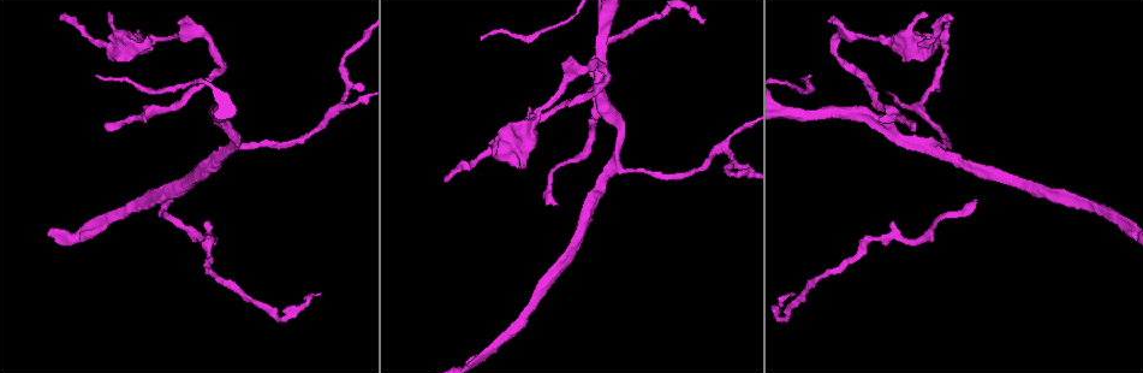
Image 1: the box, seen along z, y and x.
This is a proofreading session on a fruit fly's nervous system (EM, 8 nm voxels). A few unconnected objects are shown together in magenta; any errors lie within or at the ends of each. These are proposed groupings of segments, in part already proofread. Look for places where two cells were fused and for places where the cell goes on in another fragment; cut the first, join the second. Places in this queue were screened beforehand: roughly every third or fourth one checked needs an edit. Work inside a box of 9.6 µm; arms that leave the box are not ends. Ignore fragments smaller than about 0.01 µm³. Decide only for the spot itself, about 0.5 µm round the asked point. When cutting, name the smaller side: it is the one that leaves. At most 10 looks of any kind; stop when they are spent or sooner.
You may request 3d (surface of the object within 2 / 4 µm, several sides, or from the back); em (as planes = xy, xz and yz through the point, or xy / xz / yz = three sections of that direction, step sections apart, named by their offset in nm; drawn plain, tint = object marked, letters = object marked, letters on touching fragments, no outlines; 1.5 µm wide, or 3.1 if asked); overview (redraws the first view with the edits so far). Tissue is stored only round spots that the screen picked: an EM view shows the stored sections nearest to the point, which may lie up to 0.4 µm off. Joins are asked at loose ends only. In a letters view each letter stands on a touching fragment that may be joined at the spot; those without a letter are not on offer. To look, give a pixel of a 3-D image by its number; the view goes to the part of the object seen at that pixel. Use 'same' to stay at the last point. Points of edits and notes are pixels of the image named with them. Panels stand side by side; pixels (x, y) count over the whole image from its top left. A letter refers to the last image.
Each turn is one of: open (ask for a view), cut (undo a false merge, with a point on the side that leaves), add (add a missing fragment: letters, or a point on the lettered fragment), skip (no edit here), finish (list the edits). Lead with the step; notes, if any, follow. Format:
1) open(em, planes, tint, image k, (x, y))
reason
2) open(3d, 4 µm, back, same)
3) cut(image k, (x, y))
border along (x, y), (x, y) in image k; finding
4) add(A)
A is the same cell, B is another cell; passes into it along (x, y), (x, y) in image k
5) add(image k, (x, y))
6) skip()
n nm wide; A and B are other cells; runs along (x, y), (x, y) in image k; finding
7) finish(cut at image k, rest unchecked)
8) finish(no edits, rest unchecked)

open(em, yz, step 8, tint, image 1, (614, 167))
three-way junction

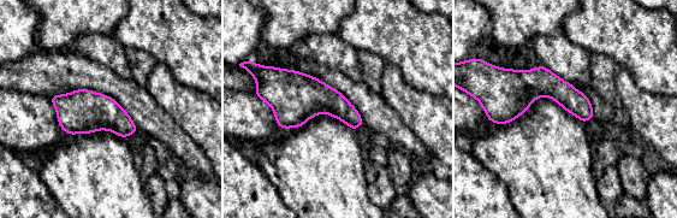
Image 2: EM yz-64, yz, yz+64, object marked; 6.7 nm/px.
open(em, planes, letters, same)
cut it another way

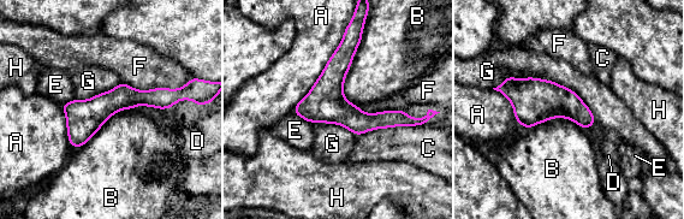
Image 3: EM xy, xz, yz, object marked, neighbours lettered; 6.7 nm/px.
skip()
220 nm wide; A, B, C, D, E, F, G and H are other cells; runs along (178, 92), (119, 98), (71, 138) in image 3; all the same cell

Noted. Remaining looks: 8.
open(em, xz, step 4, tint, image 1, (61, 19))
an open end

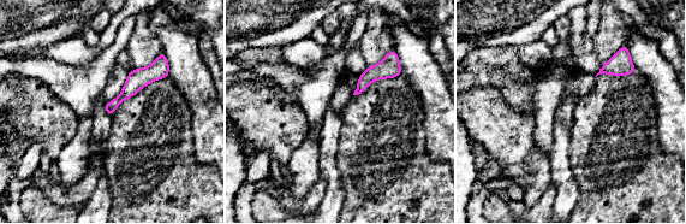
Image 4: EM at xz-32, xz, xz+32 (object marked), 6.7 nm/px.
open(em, planes, letters, same)
cut it another way

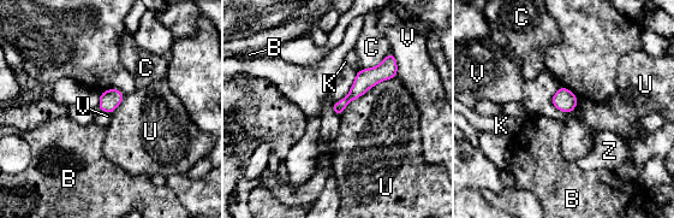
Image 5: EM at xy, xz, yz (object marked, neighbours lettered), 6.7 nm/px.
skip()
B, C, K, U, V and Z are other cells; border along (395, 76), (355, 98), (340, 116) in image 5; no lettered fragment goes on from it

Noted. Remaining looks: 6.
open(em, planes, tint, image 1, (154, 40))

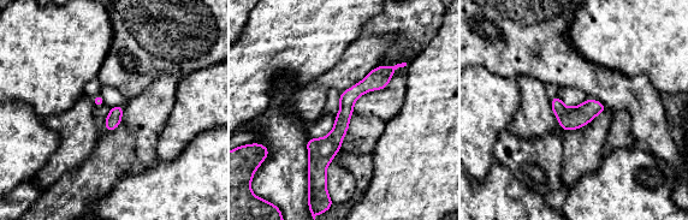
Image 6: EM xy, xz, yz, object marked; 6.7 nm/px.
open(em, planes, letters, same)
see the neighbours

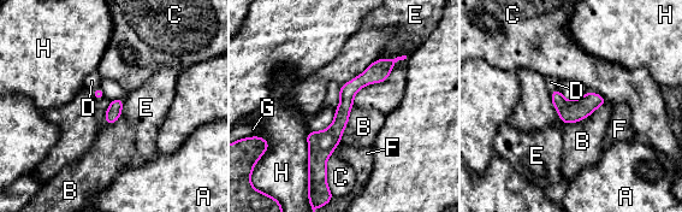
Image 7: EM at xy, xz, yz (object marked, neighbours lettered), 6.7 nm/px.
skip()
100 nm wide; A, B, C, D, E, F, G and H are other cells; runs along (391, 62), (347, 95), (319, 174) in image 7; one cell here

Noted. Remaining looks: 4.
open(3d, 2 µm, image 1, (335, 107))
a fork

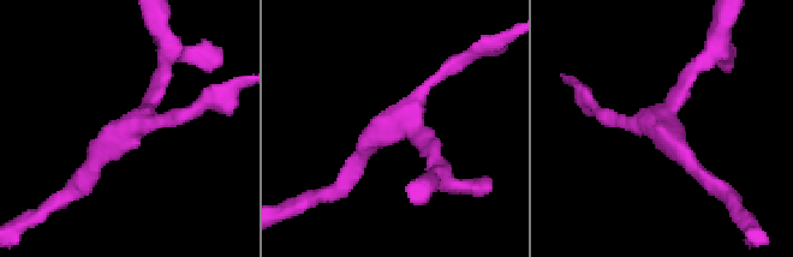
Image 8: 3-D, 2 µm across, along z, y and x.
open(em, xz, step 4, tint, image 8, (128, 130))
3 arms

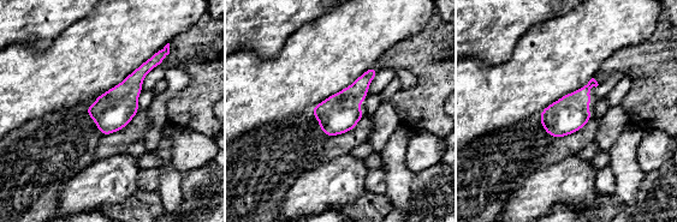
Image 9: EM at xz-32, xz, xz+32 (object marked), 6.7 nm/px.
open(em, planes, letters, same)

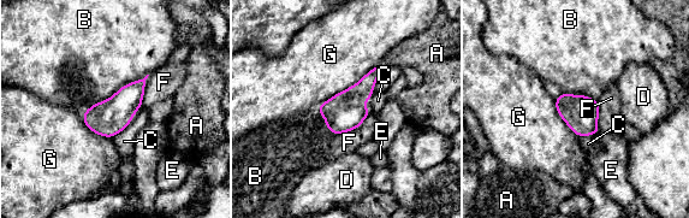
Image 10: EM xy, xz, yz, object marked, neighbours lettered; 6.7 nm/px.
skip()
A, B, C, D, E, F and G are other cells; border along (148, 74), (83, 112) in image 10; continuous, no second cell

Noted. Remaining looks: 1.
finish(no edits, rest unchecked)

